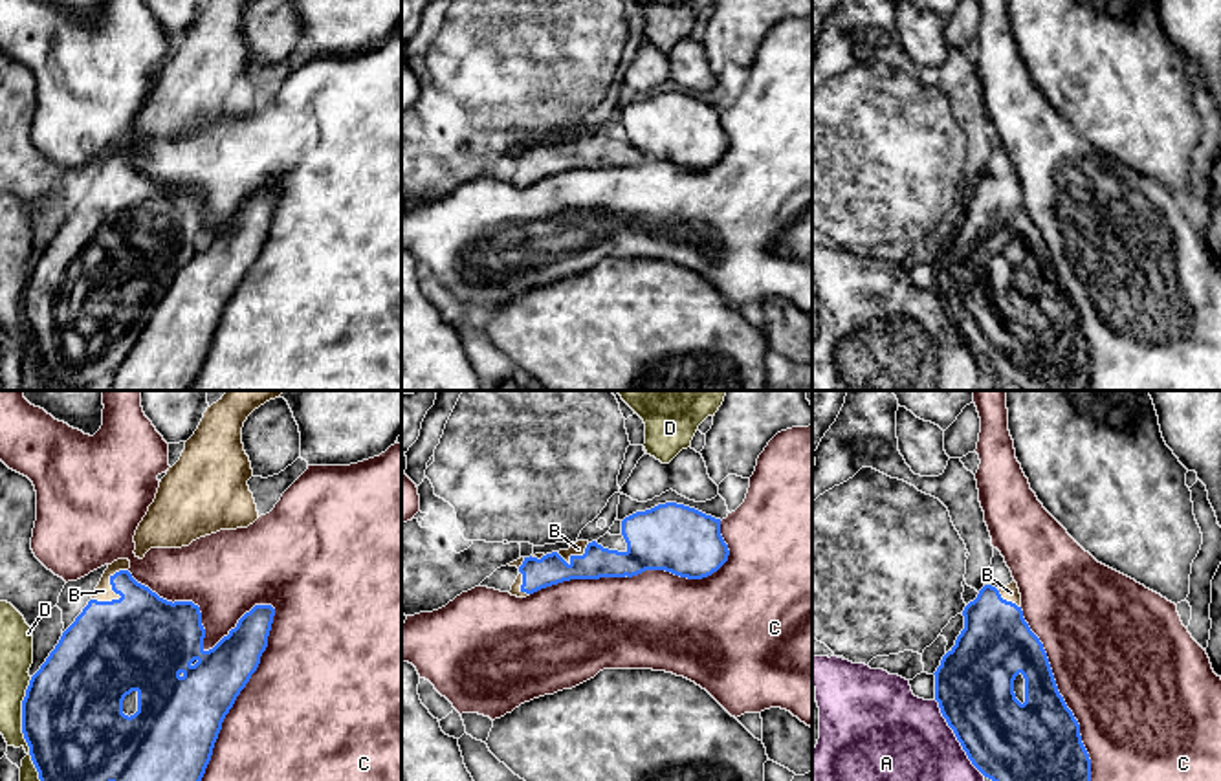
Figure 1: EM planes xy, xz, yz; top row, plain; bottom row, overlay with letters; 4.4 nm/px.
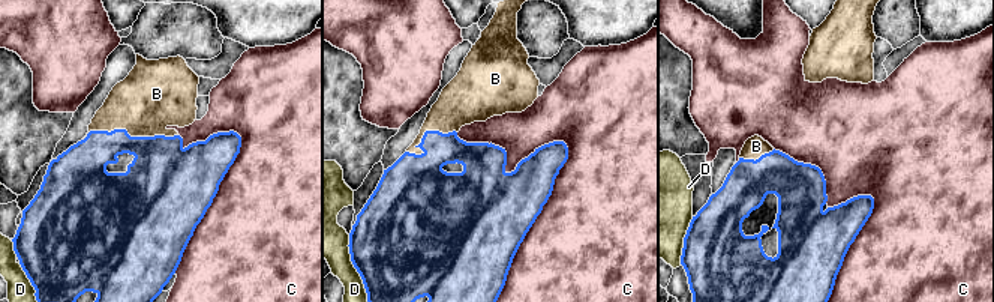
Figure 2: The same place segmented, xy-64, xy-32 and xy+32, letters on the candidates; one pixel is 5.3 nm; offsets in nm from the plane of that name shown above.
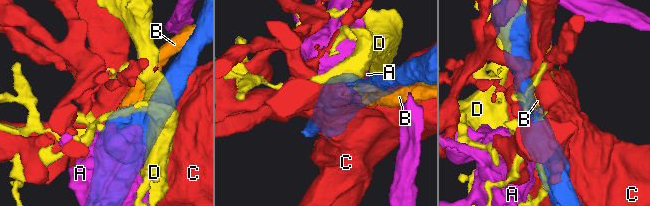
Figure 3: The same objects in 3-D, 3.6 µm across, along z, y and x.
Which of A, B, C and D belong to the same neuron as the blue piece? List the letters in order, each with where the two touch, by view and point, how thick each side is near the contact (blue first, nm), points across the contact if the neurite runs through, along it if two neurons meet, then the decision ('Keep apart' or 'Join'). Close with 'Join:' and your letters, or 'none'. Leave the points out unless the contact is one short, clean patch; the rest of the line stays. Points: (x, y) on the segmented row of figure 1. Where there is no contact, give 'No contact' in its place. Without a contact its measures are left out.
A: Touches blue at yz (956, 736). Thickness 360 nm (blue) against 380 nm. Keep apart
B: Touches blue at xy (116, 593). Thickness 420 nm (blue) against 80 nm. Join
C: Touches blue at xy (268, 605). Thickness 190 nm (blue) against 480 nm. Keep apart
D: Touches blue at xy (22, 728). Thickness 440 nm (blue) against 130 nm. Keep apart
Join: B

